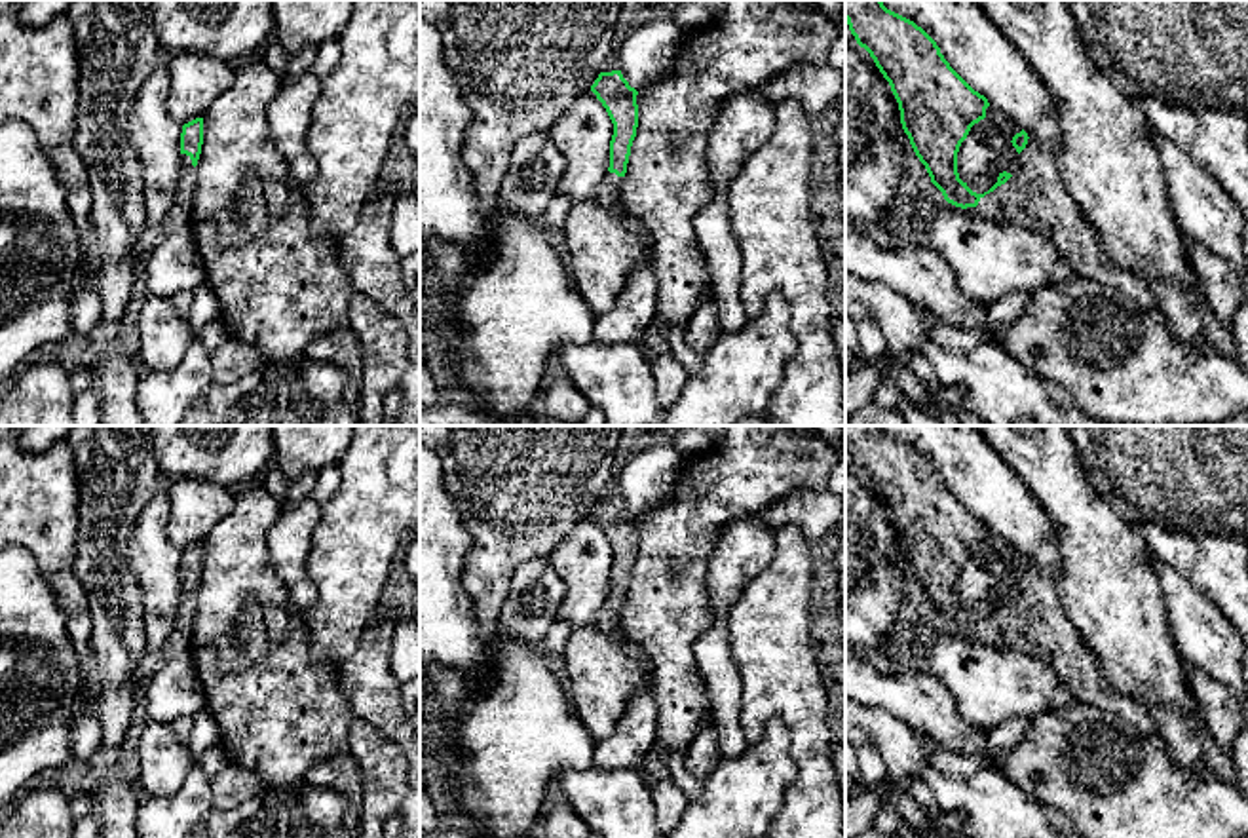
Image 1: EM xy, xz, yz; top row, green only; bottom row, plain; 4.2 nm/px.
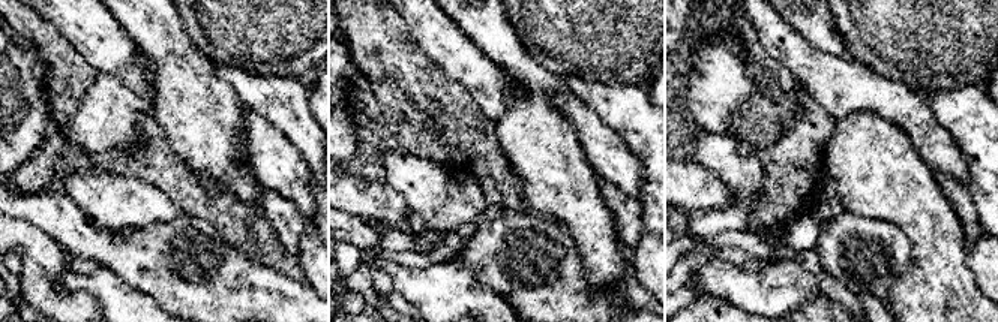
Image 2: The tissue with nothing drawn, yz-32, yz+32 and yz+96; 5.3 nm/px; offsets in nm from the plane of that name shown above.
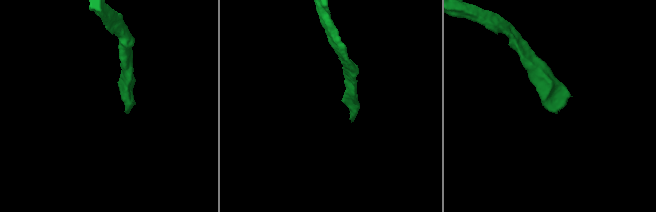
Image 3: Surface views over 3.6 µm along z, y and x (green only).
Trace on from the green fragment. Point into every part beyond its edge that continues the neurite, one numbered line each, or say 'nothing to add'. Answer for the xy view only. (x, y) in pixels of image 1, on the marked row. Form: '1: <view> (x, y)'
1: xy (179, 215)

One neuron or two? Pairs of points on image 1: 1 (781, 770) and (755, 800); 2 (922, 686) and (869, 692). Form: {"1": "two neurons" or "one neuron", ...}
{"1": "one neuron", "2": "one neuron"}

